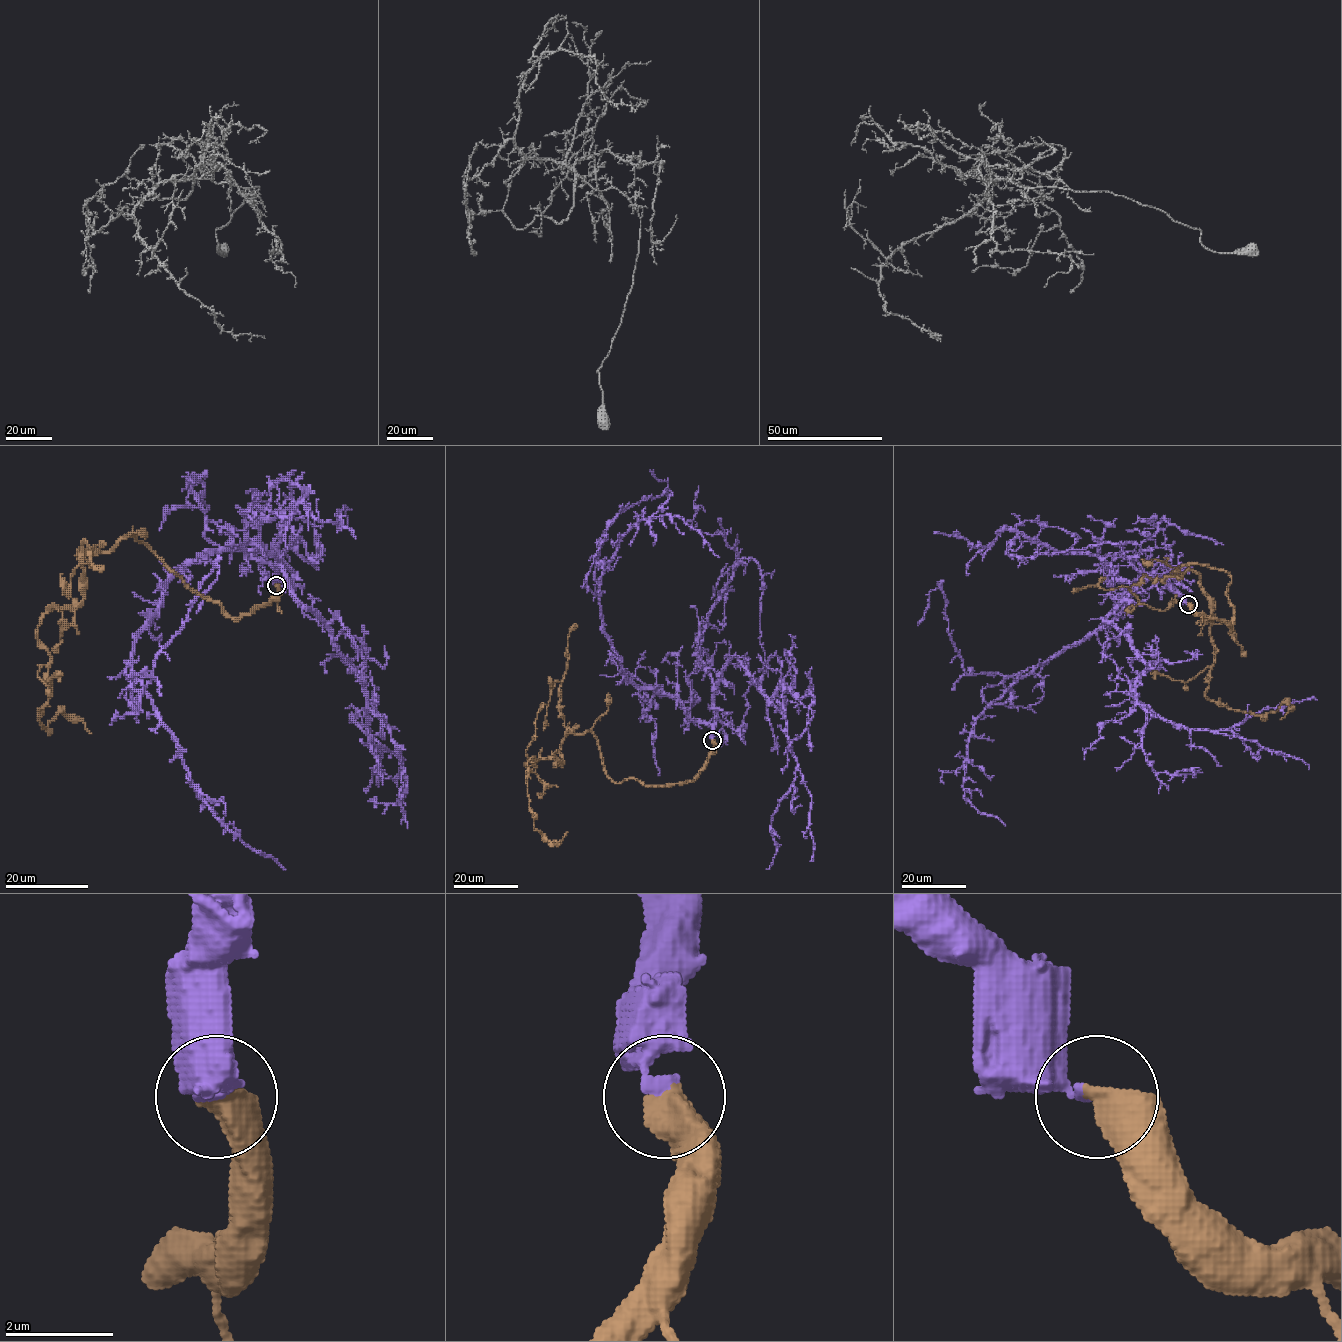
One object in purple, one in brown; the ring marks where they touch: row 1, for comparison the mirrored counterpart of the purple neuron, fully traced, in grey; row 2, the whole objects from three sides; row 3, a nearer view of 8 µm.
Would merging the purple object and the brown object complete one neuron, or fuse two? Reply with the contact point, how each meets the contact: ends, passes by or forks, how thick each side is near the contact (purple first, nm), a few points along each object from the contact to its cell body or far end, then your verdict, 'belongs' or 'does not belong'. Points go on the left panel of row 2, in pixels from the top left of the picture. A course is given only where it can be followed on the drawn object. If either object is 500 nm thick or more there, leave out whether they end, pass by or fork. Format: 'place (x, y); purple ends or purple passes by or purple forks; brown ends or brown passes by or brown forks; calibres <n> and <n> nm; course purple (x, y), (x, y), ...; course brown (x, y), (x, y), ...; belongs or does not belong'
place (276, 585); calibres 280 and 600 nm; course purple (276, 586), (276, 571), (238, 549), (192, 560), (138, 632), (132, 674), (199, 796), (285, 870); course brown (277, 586), (231, 618), (133, 535), (84, 541), (83, 599), (38, 627), (38, 719), (90, 733); belongs

